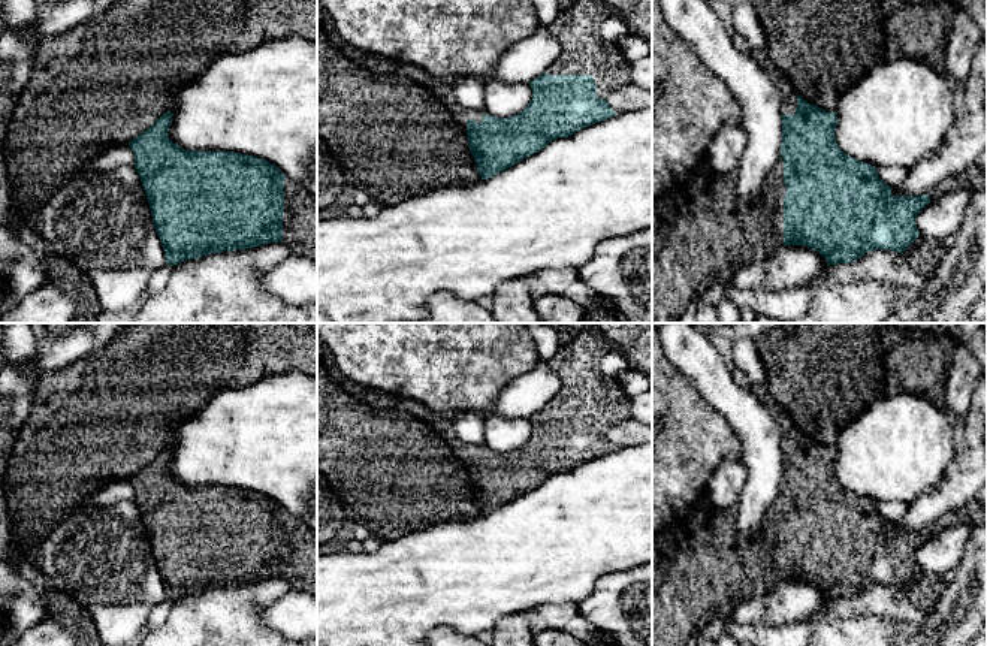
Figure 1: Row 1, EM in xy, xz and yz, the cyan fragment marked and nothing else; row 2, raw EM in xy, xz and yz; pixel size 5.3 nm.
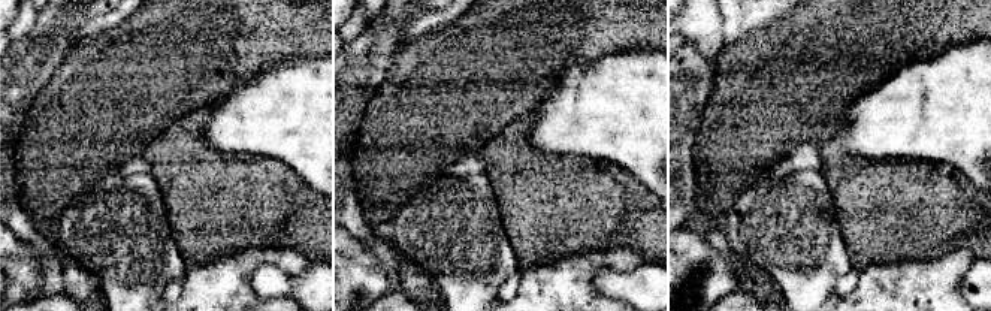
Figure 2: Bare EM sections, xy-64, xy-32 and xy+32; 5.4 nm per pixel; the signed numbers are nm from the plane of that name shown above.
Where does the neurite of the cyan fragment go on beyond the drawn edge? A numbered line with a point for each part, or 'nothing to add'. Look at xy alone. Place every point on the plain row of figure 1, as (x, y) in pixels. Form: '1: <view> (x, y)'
1: xy (299, 554)

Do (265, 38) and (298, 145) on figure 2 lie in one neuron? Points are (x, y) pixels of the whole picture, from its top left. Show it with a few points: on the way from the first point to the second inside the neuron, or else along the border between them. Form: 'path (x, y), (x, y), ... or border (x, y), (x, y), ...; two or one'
border (307, 56), (272, 60), (242, 81); two

